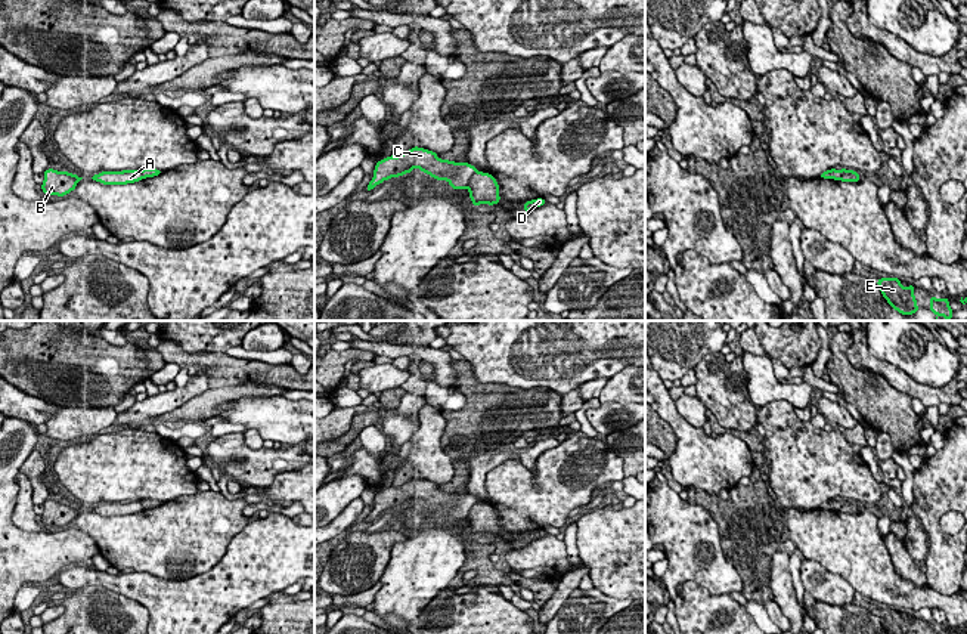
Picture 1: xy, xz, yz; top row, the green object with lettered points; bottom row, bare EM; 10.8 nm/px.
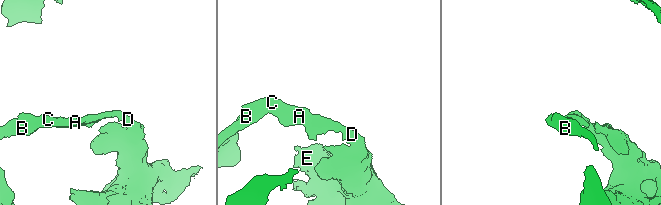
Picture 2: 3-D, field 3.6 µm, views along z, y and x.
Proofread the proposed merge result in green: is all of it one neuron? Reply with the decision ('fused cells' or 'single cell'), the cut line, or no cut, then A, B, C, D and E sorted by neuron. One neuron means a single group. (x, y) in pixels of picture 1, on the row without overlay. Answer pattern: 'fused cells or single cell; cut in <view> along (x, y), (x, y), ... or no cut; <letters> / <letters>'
fused cells; cut in xz along (477, 503), (465, 517); A B C / D E

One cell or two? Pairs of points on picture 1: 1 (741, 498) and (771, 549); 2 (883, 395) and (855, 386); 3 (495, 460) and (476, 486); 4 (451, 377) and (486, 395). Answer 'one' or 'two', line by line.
1: one
2: one
3: one
4: two

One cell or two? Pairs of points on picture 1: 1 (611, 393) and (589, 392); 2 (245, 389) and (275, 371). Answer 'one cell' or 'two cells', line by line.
1: two cells
2: two cells

